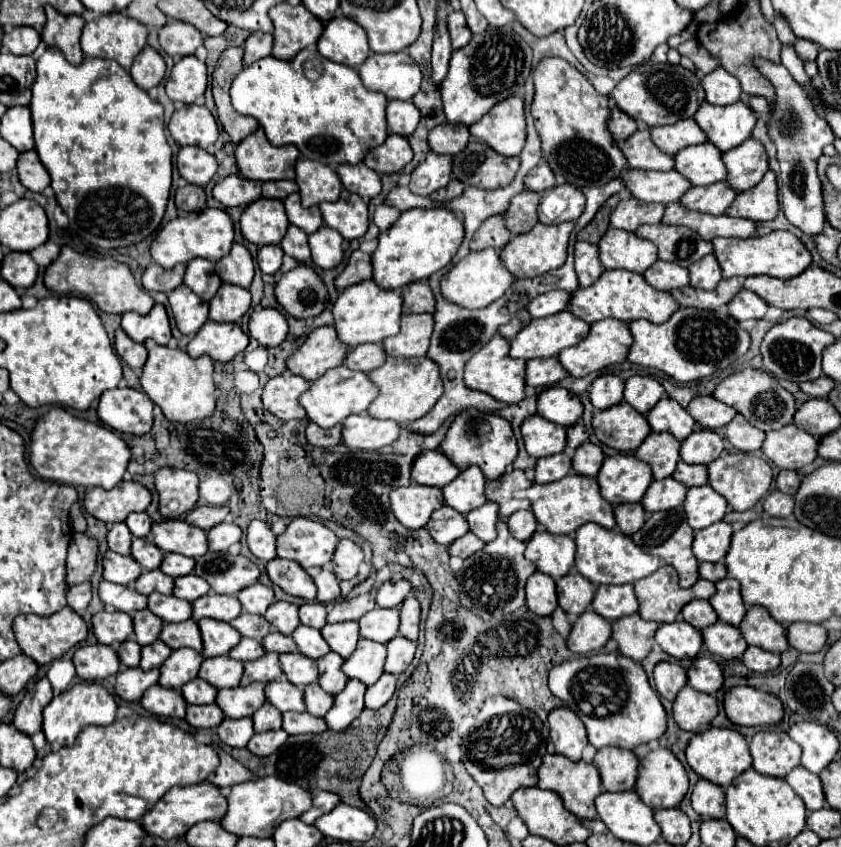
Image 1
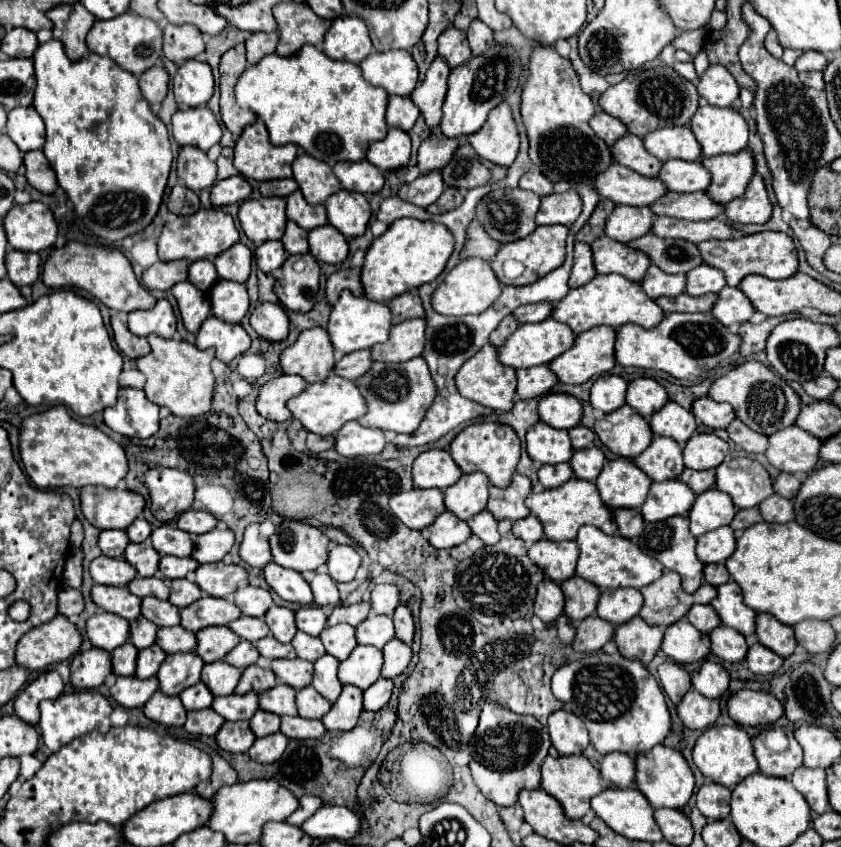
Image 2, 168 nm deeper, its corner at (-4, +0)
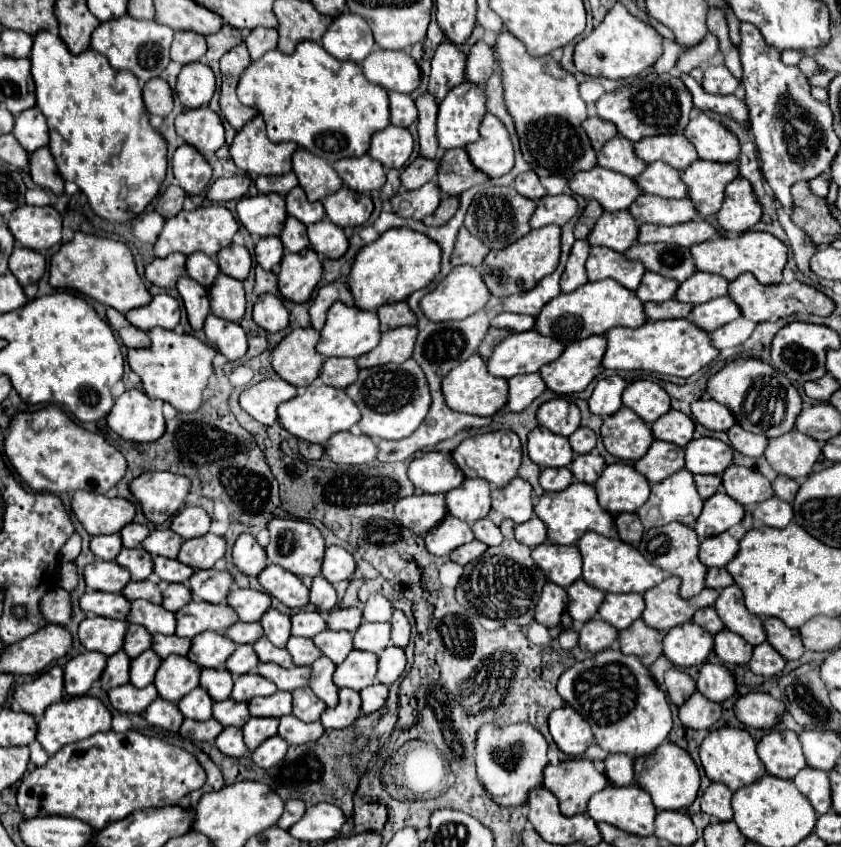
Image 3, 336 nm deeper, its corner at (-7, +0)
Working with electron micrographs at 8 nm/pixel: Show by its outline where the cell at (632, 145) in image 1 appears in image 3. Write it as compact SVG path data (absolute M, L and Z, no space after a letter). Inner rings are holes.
M617 134L615 138L611 138L603 150L597 154L597 164L621 174L627 174L631 178L635 178L637 174L641 174L647 164L641 162L641 158L635 152L633 142L629 142L625 136Z

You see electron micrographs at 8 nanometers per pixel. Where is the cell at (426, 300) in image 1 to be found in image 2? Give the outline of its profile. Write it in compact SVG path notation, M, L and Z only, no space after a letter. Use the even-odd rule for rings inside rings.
M406 292L402 296L396 296L394 300L388 302L390 312L392 312L392 324L400 324L408 318L424 318L424 308L414 292Z

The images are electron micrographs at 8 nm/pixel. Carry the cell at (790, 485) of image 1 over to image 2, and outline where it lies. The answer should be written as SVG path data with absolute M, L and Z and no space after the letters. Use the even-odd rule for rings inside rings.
M782 472L776 480L774 480L774 492L782 494L782 498L790 498L794 500L794 496L800 490L800 480L794 474L786 474Z

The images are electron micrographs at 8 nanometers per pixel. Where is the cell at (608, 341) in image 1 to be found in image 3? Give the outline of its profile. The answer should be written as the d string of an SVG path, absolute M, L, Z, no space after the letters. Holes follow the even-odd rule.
M589 336L571 342L561 354L561 358L549 362L545 368L539 370L539 374L545 380L547 388L557 394L581 392L603 370L603 354L605 336Z

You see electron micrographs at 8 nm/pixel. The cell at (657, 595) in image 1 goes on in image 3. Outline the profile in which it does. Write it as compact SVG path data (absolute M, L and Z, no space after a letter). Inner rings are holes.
M669 576L659 586L651 588L643 594L643 598L645 598L643 620L651 628L667 632L673 626L685 624L693 618L699 608L713 606L715 598L719 596L717 590L703 588L697 596L685 600L679 594L679 586L681 586L681 580L677 576ZM647 604L649 604L649 614L647 614Z

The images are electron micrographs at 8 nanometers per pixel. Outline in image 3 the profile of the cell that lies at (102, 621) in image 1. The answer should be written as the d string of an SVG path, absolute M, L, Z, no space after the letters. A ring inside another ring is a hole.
M89 616L79 624L79 640L87 650L113 656L123 648L127 622L103 616Z

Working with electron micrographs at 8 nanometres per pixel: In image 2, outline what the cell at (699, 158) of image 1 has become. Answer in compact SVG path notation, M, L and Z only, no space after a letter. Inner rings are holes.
M668 160L662 164L658 172L658 180L662 180L668 192L690 194L690 192L706 190L706 186L710 184L710 174L704 170L700 160L694 162Z

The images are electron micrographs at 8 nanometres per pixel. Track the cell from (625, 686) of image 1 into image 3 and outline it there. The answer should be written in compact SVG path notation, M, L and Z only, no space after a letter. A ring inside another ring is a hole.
M603 650L593 658L585 658L583 662L577 662L573 668L561 674L557 682L557 692L591 726L597 744L609 754L615 754L615 752L651 754L657 746L661 746L667 740L667 734L671 732L671 726L673 726L671 708L665 692L659 690L651 672L641 664L637 656L625 656L623 652Z

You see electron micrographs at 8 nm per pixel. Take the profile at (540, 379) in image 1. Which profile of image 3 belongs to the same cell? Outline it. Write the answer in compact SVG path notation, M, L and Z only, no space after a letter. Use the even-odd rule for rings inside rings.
M519 374L507 380L509 382L509 410L523 410L527 408L541 392L545 392L545 382L539 374Z

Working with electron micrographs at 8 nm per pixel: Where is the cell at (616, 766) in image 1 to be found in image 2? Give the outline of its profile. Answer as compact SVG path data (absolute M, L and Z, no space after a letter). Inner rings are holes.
M622 752L606 754L600 764L602 780L614 788L630 788L634 784L634 772L636 772L634 760Z

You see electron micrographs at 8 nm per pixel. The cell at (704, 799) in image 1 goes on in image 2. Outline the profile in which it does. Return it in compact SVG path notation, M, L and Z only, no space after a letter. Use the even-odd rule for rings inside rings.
M704 784L696 794L696 806L708 820L728 818L730 814L730 790L720 784Z

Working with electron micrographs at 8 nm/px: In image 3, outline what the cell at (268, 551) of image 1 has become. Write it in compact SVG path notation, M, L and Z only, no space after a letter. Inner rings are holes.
M241 534L233 546L233 562L247 576L259 576L267 568L267 554L251 534Z

